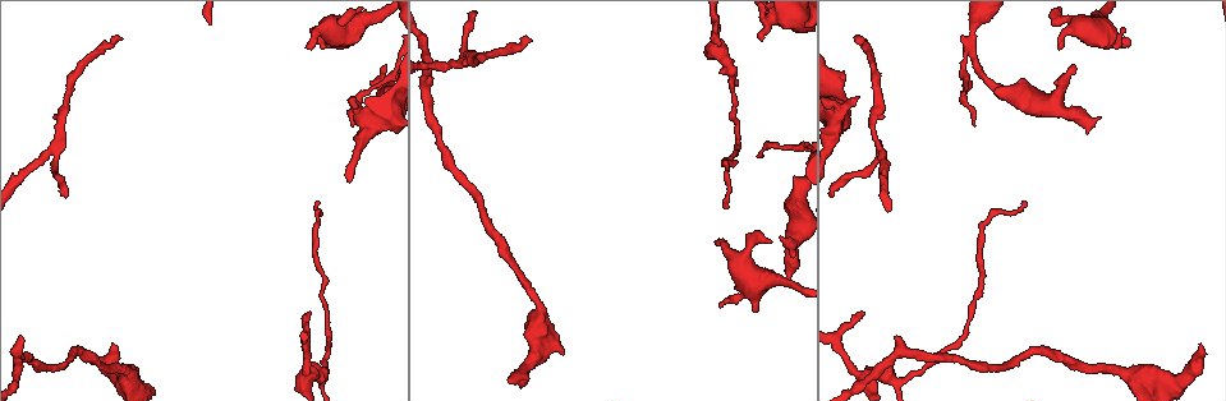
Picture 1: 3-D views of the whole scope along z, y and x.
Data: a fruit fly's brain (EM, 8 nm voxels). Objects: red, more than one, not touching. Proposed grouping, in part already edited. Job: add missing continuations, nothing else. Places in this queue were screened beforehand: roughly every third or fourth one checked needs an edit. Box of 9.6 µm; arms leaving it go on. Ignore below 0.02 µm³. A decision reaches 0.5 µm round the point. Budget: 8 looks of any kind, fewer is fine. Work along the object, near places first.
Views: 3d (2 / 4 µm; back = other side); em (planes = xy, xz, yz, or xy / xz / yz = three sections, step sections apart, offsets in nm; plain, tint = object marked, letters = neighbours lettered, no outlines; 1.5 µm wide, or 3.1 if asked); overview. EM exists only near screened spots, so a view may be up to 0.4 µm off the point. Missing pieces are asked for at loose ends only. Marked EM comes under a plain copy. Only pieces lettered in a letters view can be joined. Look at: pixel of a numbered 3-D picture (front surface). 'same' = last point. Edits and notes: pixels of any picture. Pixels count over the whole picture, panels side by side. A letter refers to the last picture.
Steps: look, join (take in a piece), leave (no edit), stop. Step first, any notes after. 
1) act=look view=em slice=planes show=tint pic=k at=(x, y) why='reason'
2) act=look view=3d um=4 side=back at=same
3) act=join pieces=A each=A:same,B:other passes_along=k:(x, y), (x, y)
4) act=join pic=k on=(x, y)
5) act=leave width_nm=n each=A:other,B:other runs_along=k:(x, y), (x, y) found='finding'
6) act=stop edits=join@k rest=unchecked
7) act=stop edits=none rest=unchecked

act=look view=em slice=planes show=letters pic=1 at=(856, 97) why='an open end'

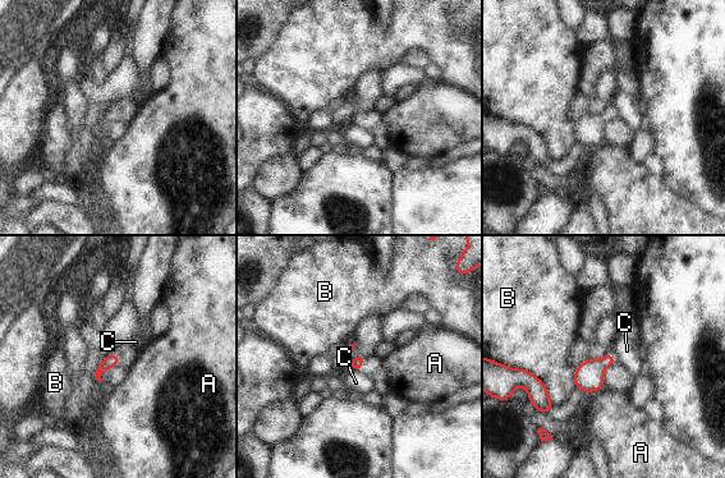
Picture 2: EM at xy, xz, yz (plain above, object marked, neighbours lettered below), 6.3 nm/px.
act=leave each=A:other,B:other,C:other border=2:(349, 367), (358, 372) found='no lettered piece goes on from it'

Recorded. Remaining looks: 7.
act=look view=em slice=planes show=letters pic=1 at=(353, 126)

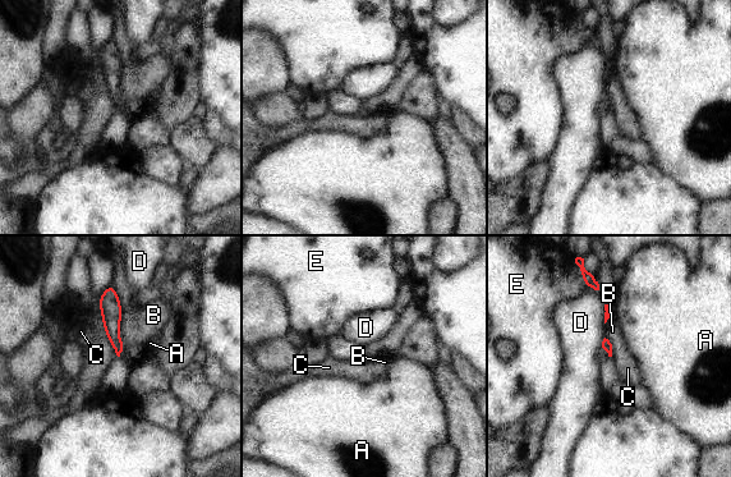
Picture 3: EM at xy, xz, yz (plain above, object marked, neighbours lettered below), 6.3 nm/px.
act=leave each=A:other,B:other,C:other,D:other,E:other found='no lettered piece goes on from it'

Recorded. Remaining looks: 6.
act=look view=em slice=planes show=letters pic=1 at=(1127, 46) why='branch stops here'

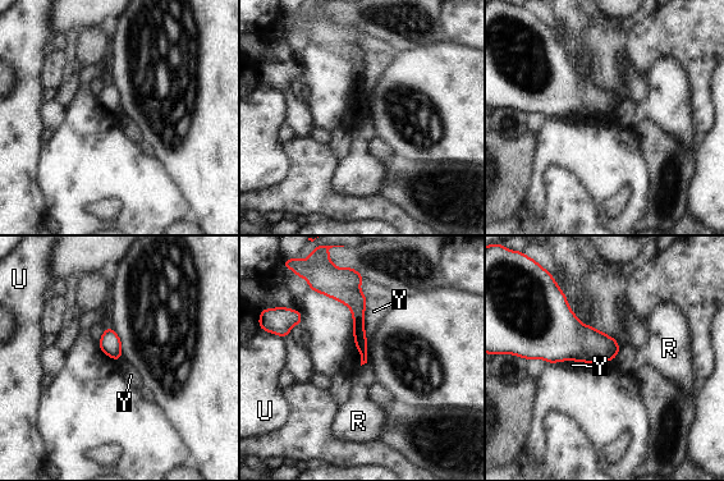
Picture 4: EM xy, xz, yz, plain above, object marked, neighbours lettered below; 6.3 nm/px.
act=leave each=R:other,U:other,Y:other runs_along=4:(356, 280), (354, 299), (363, 360) found='no lettered piece goes on from it'

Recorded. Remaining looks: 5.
act=stop edits=none rest=unchecked

